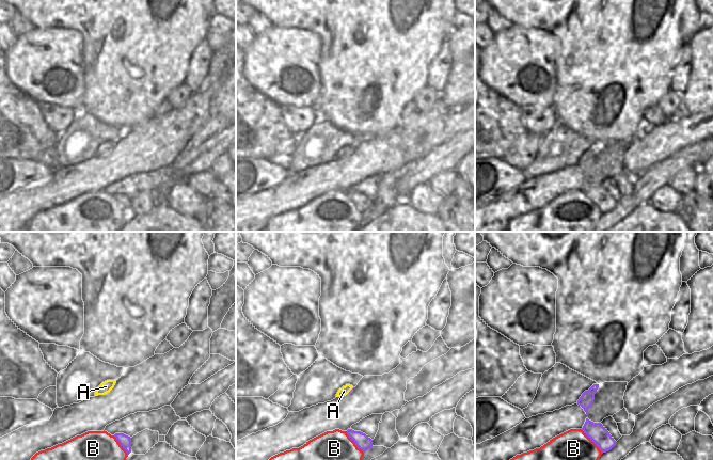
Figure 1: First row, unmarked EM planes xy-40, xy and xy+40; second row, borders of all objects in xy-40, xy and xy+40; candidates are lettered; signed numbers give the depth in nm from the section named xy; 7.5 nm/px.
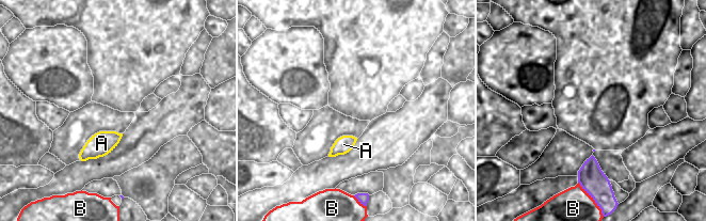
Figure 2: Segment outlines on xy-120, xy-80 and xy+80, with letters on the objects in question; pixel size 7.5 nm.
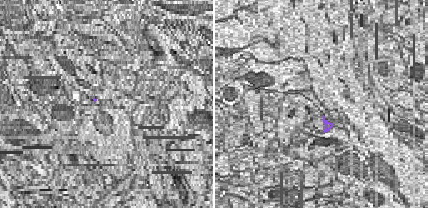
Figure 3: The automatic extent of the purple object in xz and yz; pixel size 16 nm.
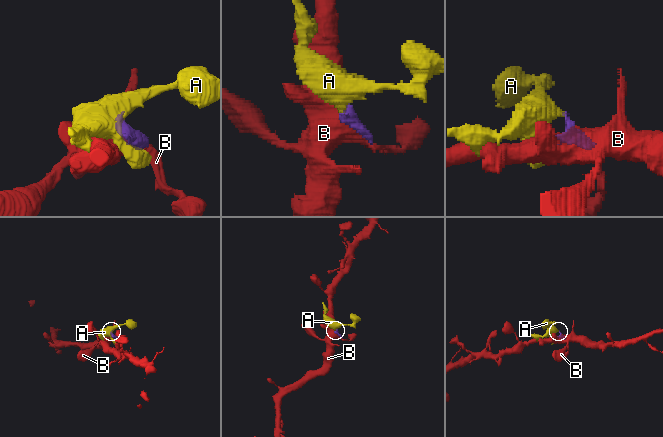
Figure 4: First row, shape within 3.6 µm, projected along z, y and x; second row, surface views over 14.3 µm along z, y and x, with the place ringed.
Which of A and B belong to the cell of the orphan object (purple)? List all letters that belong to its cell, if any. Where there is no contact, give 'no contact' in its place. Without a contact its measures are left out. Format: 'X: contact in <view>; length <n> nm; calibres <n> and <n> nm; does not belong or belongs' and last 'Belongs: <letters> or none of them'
A: contact in xy; length 60 nm; calibres 20 and 70 nm; belongs
B: contact in xy+40; length 240 nm; calibres 140 and 220 nm; does not belong
Belongs: A

